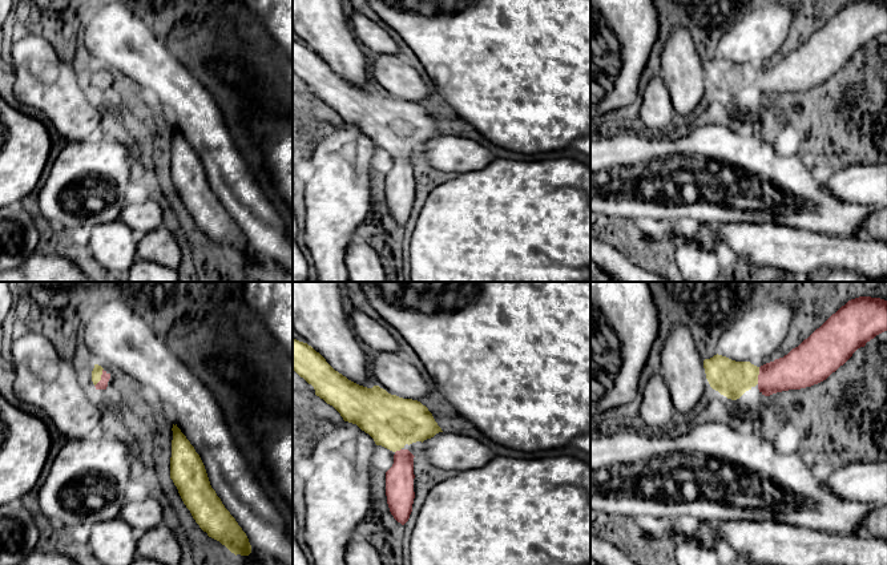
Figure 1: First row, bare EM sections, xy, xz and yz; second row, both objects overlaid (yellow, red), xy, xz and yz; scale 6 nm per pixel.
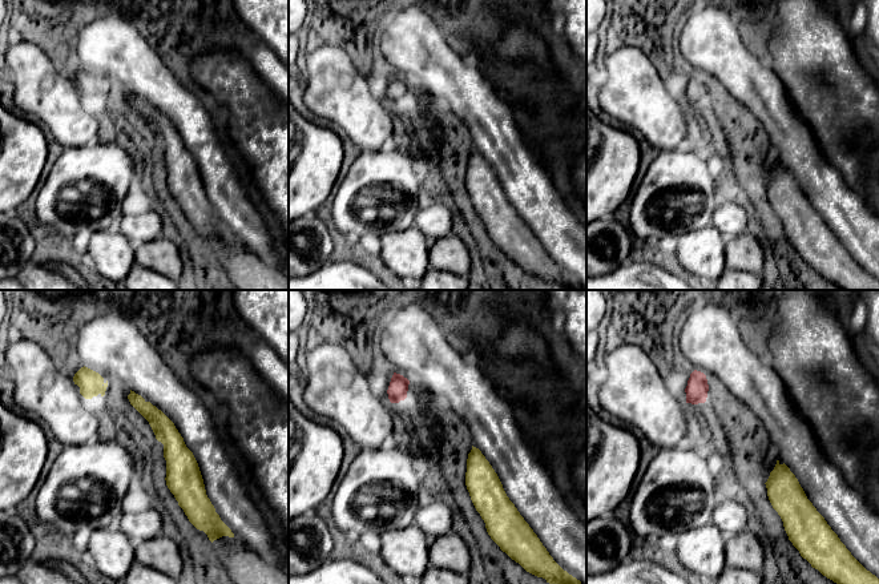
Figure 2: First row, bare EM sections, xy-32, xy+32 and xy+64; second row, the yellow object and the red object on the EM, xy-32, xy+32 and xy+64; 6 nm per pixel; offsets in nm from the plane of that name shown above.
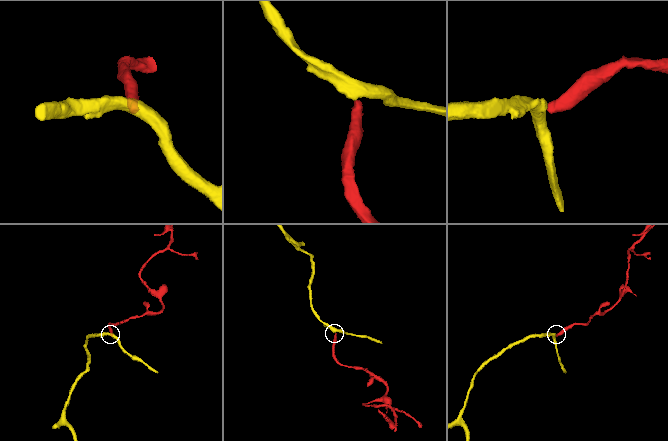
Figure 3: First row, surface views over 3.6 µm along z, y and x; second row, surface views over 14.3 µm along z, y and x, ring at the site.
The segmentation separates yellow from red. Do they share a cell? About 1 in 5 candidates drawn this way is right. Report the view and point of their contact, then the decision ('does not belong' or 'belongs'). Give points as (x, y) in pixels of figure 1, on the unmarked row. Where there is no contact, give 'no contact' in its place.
xy (100, 80) | belongs

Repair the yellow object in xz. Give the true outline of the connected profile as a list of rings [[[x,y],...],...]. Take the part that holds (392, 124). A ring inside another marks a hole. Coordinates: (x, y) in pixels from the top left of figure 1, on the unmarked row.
[[[293,40],[293,72],[315,92],[315,97],[332,108],[344,124],[356,126],[368,136],[376,148],[382,148],[394,157],[394,166],[386,174],[387,206],[394,221],[404,227],[412,214],[414,194],[414,157],[404,150],[406,146],[424,144],[443,134],[432,116],[418,102],[403,101],[388,96],[379,88],[367,90],[359,88],[335,73],[326,61],[307,45]]]

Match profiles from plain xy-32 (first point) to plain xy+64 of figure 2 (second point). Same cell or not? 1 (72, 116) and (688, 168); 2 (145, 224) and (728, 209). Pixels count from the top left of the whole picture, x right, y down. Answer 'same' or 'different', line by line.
1: different
2: same

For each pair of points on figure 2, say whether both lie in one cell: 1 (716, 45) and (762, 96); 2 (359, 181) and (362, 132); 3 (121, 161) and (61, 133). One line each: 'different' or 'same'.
1: same
2: different
3: different

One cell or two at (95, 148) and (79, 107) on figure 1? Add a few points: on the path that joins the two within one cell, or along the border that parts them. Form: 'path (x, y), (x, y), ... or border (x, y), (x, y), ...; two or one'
border (97, 134), (85, 140), (67, 142); two

